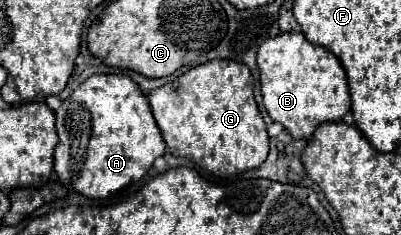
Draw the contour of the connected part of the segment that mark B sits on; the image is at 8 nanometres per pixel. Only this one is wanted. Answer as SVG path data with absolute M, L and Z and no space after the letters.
M299 31L281 33L267 39L257 51L257 67L261 73L261 95L267 113L281 123L293 139L309 139L317 125L341 119L349 107L349 87L339 59L305 39Z

